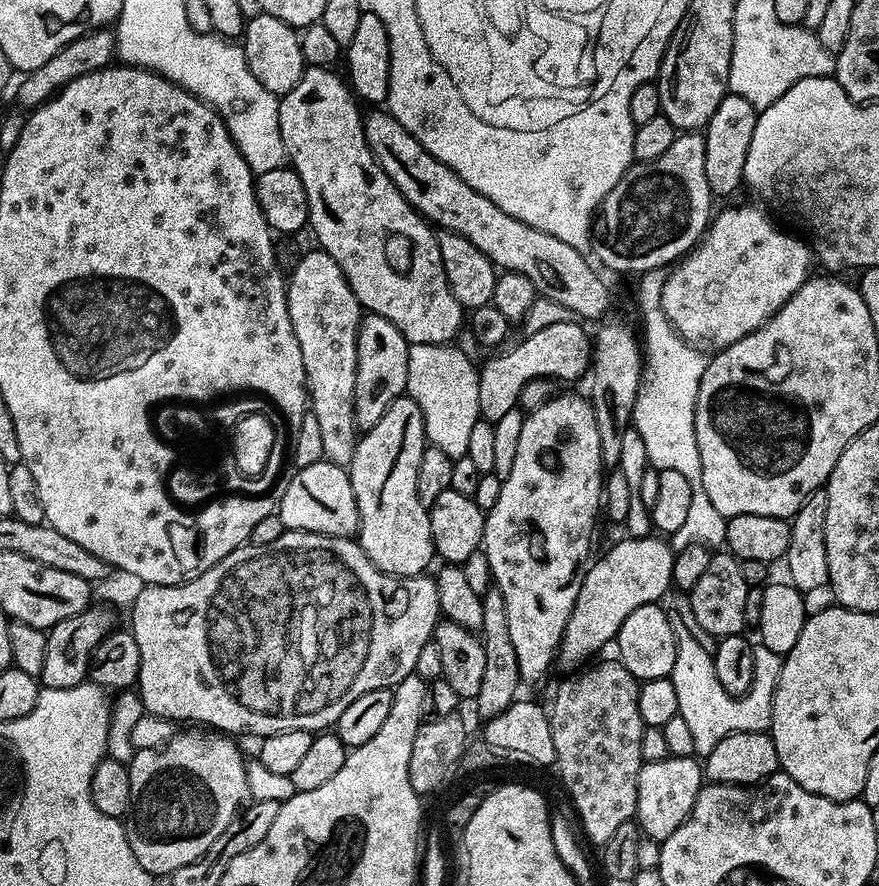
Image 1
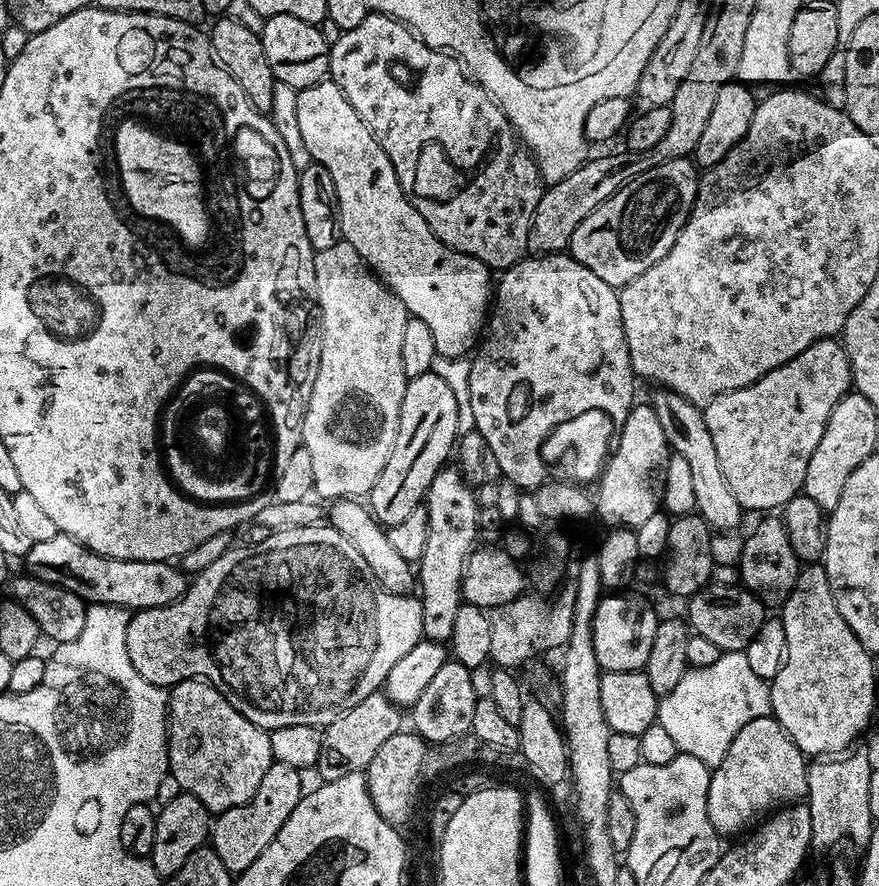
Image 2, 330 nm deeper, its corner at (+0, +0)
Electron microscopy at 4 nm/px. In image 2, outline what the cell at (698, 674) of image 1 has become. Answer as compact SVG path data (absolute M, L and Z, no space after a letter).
M726 652L721 654L718 662L701 668L689 668L688 673L670 690L670 694L659 697L656 719L674 738L677 753L698 758L708 769L717 768L726 758L726 750L730 750L730 742L738 735L738 730L746 726L746 722L754 722L754 718L762 718L772 711L772 694L769 681L758 678L754 670L750 670L750 662L746 662L744 652Z

